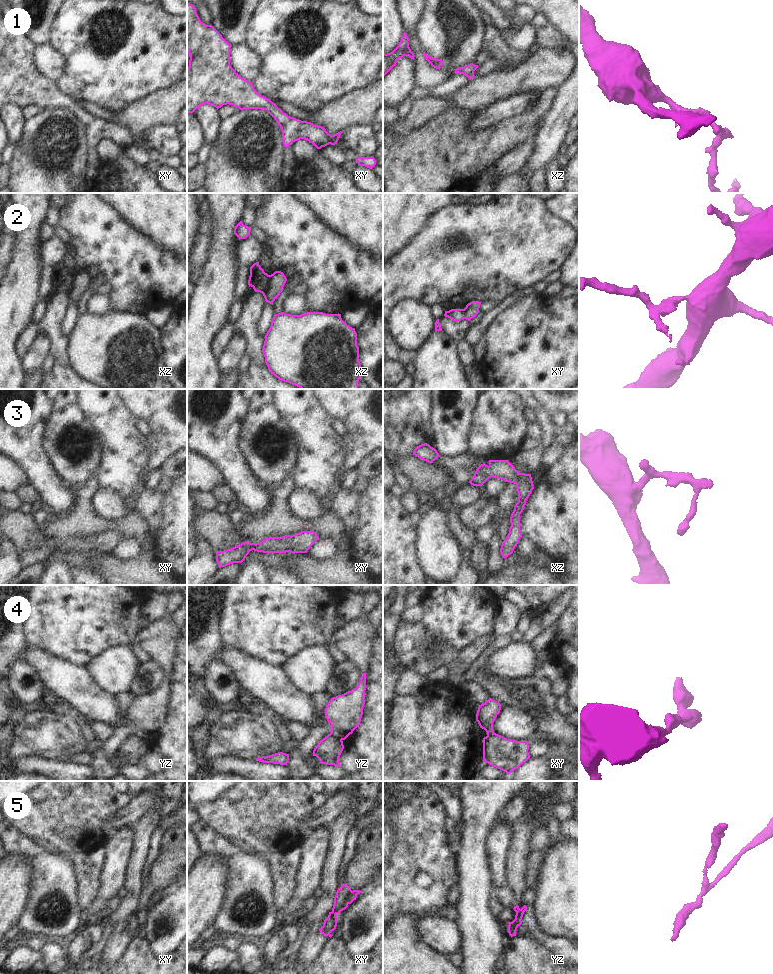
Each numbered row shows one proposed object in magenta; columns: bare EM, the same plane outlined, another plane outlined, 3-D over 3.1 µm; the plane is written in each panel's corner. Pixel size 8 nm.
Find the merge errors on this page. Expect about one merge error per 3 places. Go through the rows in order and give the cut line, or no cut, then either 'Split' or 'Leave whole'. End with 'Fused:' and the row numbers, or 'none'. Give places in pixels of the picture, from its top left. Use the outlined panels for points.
1: No split. Leave whole
2: Split along xz (269, 275), (267, 288), (263, 294). Split
3: No split. Leave whole
4: Split along yz (330, 733), (341, 740). Split
5: Split along xy (351, 890), (339, 911). Split
Fused: 2, 4, 5

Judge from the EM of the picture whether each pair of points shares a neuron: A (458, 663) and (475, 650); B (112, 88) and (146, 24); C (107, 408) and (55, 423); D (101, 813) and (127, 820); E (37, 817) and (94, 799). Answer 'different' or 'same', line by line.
A: same
B: same
C: different
D: different
E: same

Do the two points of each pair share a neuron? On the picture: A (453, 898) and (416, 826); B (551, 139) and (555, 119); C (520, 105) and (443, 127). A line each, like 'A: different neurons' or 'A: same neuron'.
A: different neurons
B: same neuron
C: different neurons

